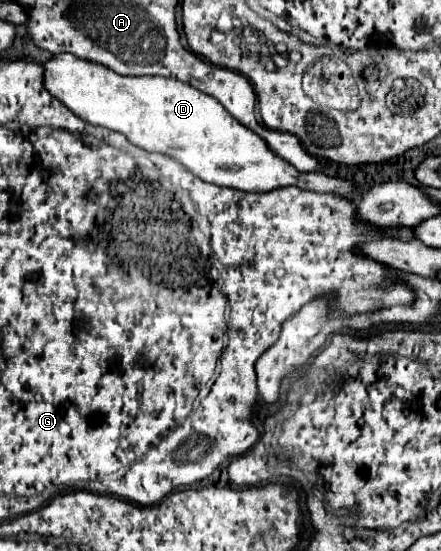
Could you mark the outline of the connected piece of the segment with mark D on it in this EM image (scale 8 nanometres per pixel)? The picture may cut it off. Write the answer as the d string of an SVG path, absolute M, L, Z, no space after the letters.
M63 53L63 55L53 55L53 59L45 63L45 87L53 97L57 97L63 105L67 105L83 121L123 133L129 139L129 143L145 151L171 157L173 161L181 163L193 175L197 175L207 183L215 183L215 185L223 185L239 191L255 191L255 193L265 193L265 191L273 191L287 185L295 185L305 191L335 193L345 197L357 191L357 185L349 179L329 177L319 171L317 173L297 171L285 159L275 157L275 153L269 151L267 143L263 143L259 135L251 133L247 127L235 121L231 113L227 113L225 107L221 107L221 103L217 103L213 97L207 97L205 93L201 93L199 89L183 81L167 79L167 77L123 77L99 63L83 61L75 55Z

